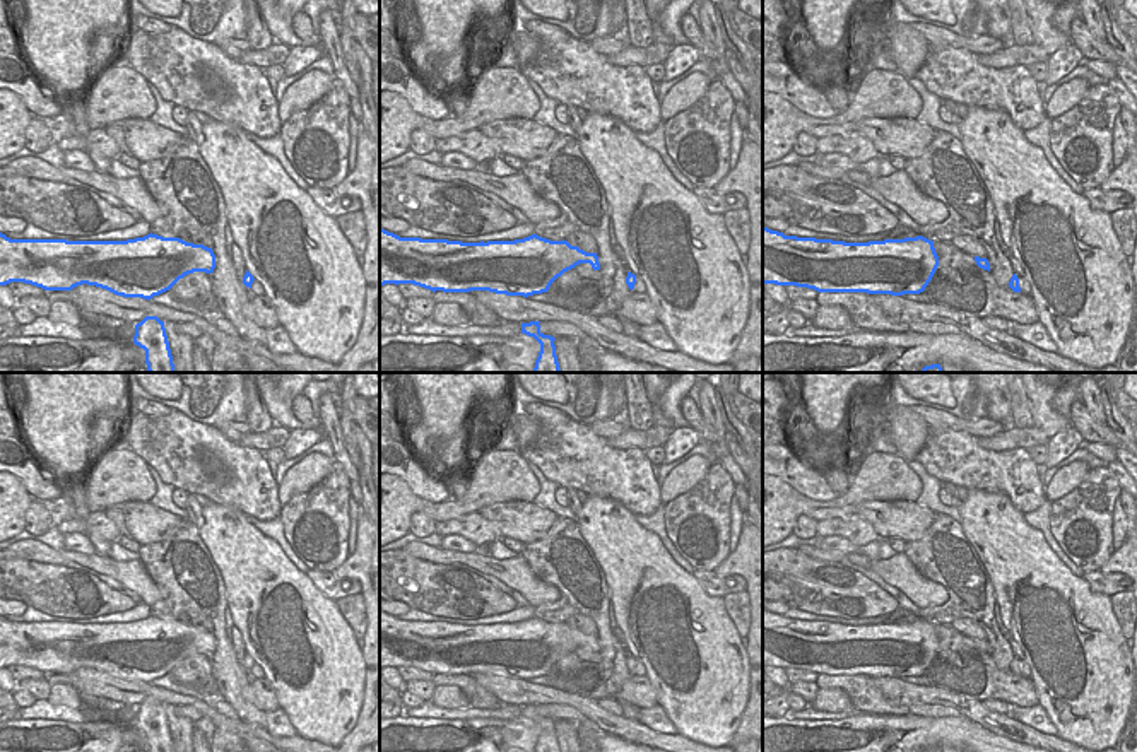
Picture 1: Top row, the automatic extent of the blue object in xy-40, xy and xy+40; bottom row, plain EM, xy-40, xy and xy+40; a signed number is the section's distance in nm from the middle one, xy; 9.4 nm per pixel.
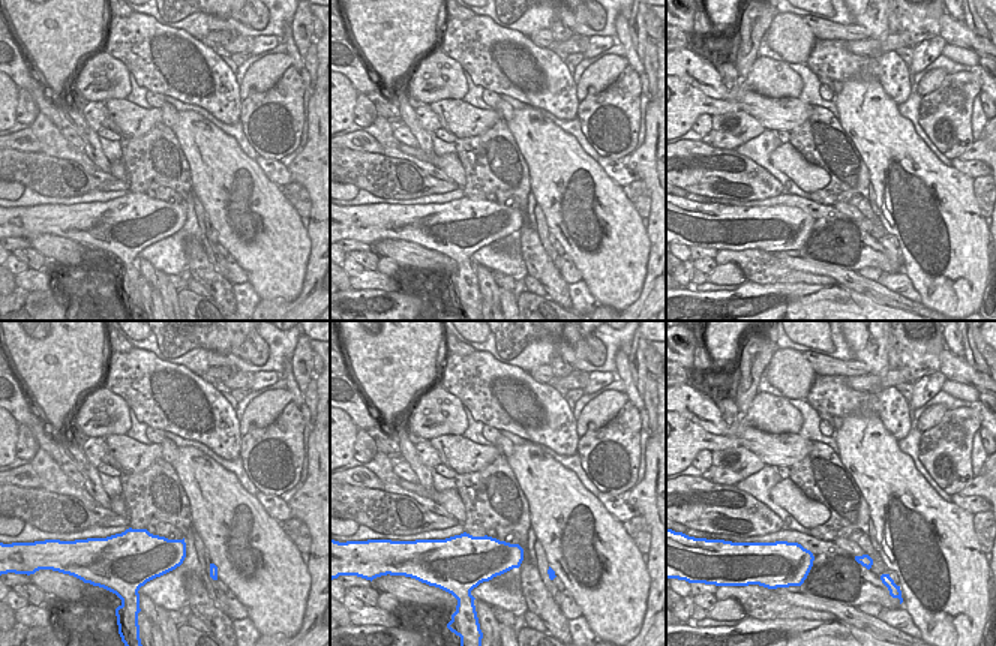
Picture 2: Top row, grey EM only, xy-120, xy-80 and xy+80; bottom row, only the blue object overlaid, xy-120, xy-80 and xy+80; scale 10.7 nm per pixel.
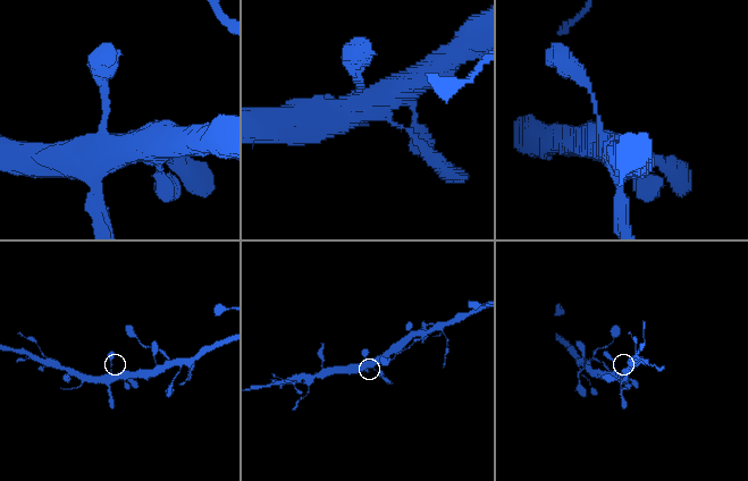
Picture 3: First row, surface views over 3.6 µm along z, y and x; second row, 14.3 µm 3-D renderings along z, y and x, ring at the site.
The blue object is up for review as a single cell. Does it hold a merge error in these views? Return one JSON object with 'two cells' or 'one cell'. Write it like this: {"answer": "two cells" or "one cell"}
{"answer": "one cell"}

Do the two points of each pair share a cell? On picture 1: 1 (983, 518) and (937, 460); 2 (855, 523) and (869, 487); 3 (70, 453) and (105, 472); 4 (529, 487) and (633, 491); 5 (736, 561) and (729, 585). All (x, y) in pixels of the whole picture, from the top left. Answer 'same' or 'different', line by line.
1: different
2: different
3: different
4: different
5: different

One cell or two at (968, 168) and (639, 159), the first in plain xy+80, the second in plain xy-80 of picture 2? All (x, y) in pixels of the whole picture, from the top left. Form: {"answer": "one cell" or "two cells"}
{"answer": "two cells"}

